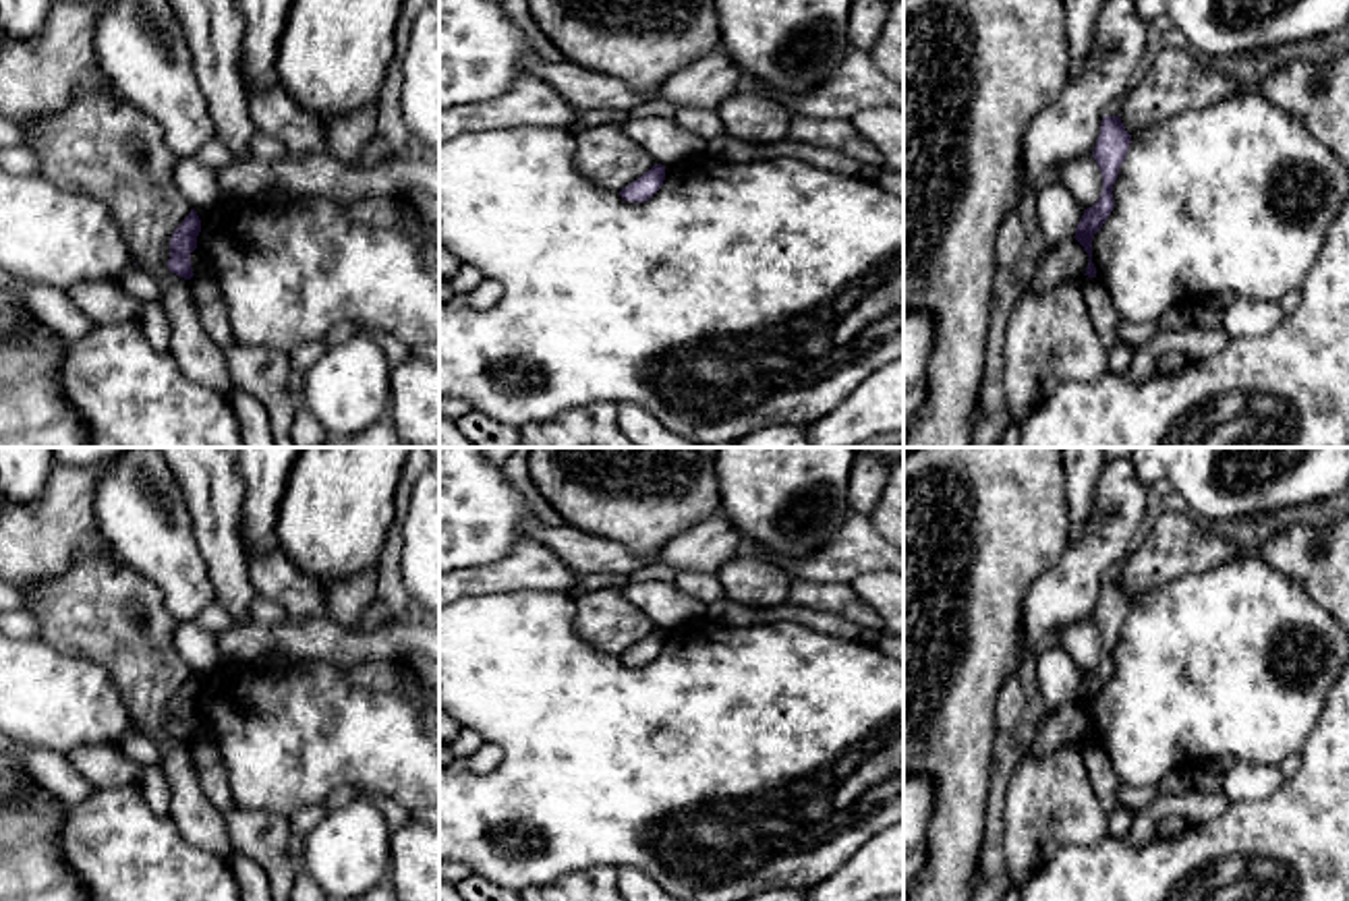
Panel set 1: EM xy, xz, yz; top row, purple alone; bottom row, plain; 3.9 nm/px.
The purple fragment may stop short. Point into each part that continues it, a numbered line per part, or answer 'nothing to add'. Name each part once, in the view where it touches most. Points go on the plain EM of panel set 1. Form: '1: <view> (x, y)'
nothing to add

